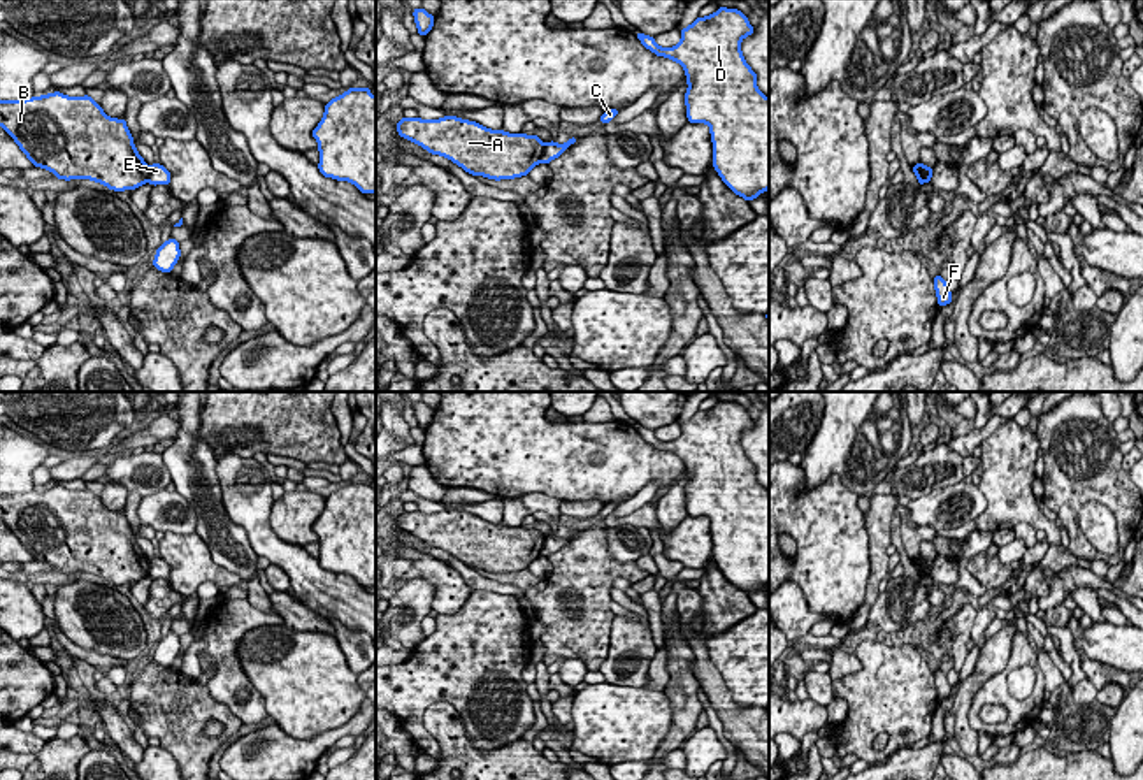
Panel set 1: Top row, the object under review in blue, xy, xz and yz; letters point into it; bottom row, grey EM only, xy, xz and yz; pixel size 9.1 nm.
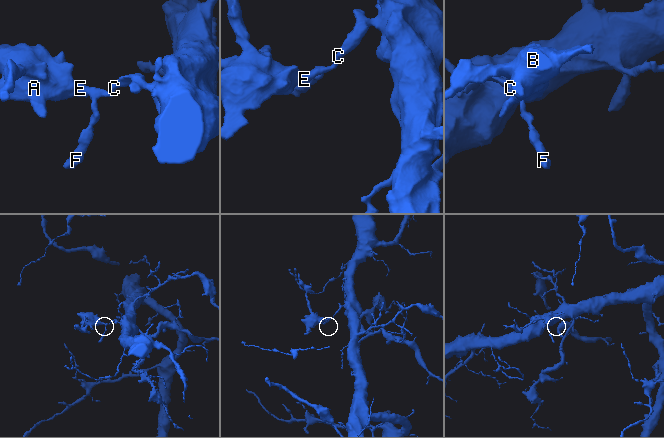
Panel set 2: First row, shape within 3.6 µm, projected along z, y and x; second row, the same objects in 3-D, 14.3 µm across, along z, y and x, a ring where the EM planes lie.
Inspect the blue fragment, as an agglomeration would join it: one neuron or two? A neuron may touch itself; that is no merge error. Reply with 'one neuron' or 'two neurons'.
two neurons

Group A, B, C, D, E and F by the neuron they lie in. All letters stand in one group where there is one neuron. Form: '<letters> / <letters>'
A B / C D E F

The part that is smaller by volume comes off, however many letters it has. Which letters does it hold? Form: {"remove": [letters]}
{"remove": ["A", "B"]}

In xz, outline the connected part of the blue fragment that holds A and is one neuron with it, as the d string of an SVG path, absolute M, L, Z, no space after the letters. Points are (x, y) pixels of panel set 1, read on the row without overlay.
M456 509L402 511L397 525L428 546L449 552L465 566L495 574L527 569L541 557L544 545L544 536L537 529L490 524Z

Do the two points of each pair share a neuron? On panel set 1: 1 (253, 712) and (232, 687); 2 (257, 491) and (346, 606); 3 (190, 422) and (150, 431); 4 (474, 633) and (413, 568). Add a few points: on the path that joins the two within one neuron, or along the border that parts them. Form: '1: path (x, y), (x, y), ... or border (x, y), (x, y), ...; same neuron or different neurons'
1: path (244, 707), (236, 707), (230, 696); same neuron
2: path (257, 522), (257, 527), (315, 584); same neuron
3: border (179, 420), (174, 441); different neurons
4: border (473, 591), (455, 612), (439, 615); different neurons

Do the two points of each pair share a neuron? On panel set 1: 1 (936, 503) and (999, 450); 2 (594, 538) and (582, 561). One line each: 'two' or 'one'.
1: two
2: one

